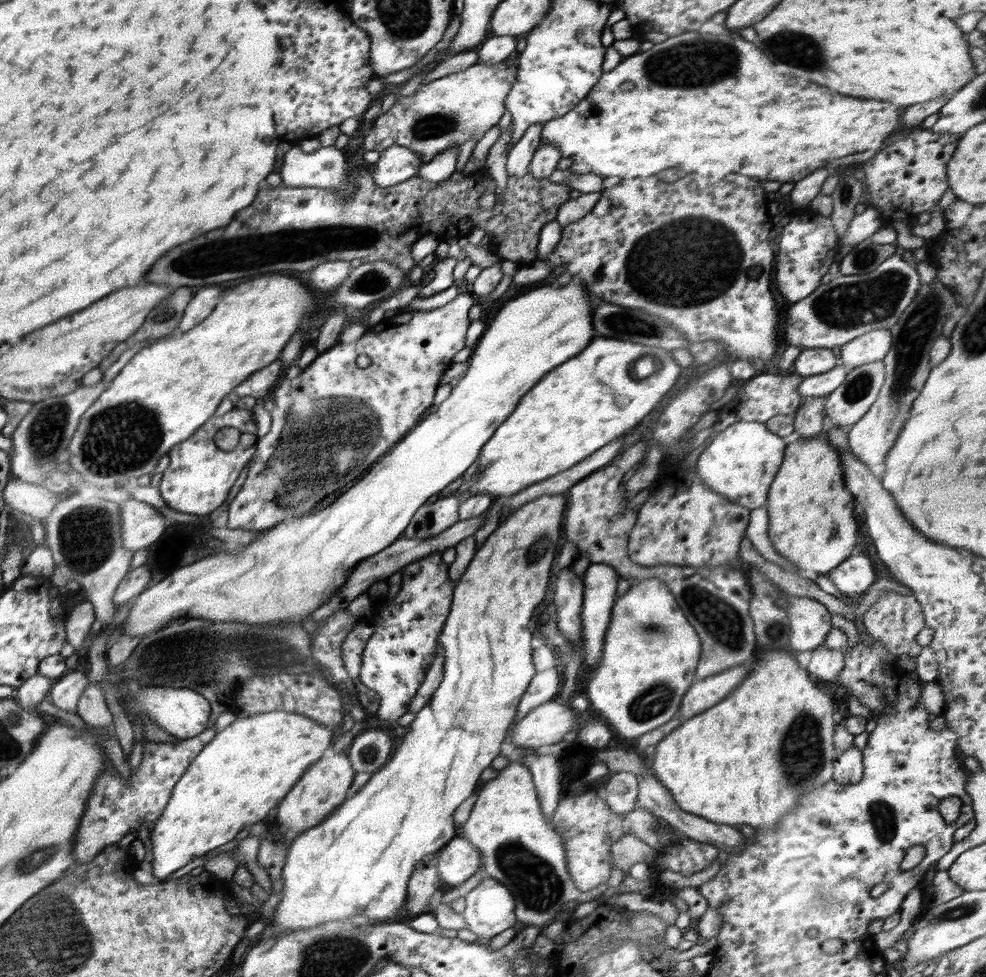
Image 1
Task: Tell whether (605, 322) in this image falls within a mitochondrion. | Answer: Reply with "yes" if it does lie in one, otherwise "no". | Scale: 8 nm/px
yes

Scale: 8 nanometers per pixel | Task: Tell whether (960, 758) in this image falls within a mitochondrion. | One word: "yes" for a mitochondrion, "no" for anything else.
no

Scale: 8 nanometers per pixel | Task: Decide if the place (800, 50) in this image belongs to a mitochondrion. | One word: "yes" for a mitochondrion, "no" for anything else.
yes

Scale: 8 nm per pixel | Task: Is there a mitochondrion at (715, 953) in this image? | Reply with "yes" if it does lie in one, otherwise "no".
no

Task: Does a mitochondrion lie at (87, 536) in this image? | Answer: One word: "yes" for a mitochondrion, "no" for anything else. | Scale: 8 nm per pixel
yes

